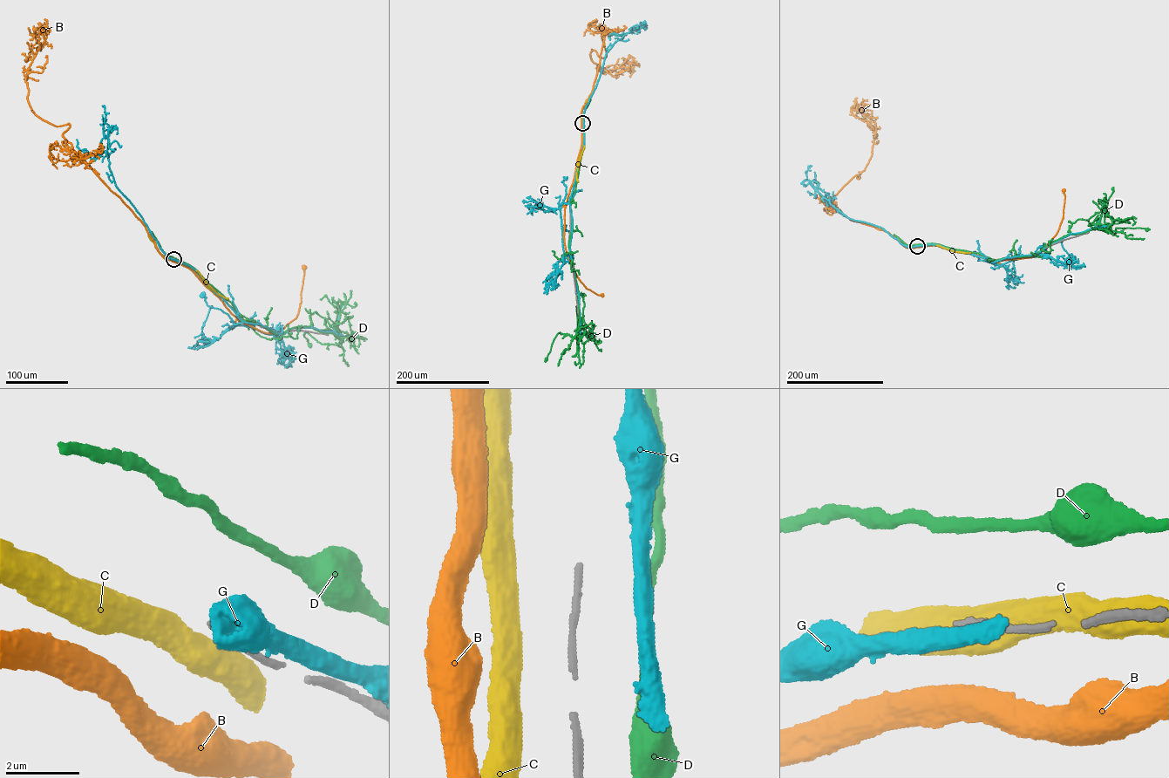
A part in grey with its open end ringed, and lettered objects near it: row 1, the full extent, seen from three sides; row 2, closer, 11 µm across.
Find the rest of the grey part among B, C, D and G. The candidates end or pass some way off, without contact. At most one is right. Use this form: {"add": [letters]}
{"add": []}

